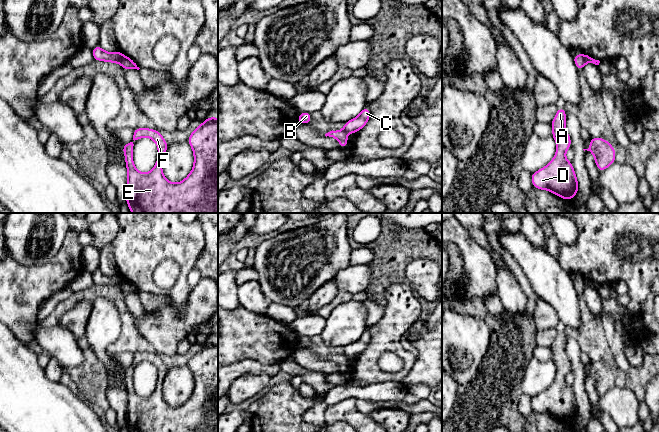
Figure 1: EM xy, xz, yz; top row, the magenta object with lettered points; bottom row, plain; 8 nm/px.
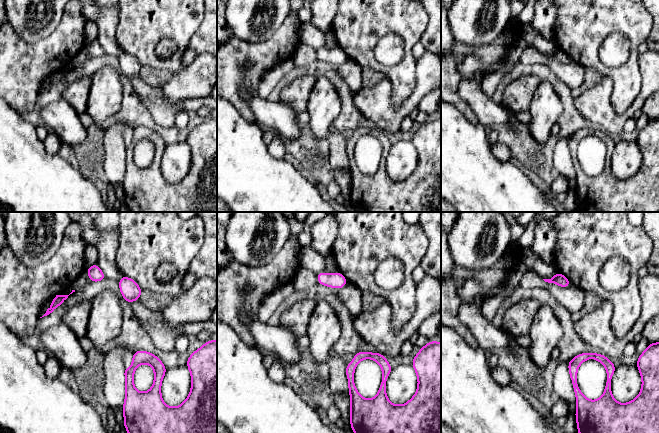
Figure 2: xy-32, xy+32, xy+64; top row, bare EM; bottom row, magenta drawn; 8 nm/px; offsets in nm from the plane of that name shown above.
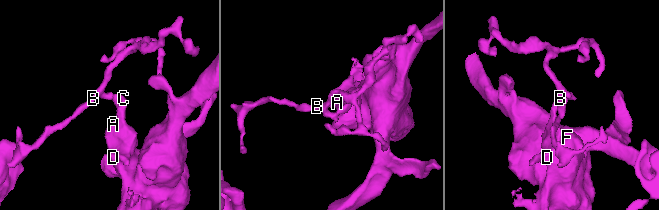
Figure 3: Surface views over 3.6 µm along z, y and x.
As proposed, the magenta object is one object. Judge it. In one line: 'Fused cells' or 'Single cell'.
Fused cells

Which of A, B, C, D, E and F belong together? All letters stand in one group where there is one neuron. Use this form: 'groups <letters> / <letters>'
groups A C D E F / B

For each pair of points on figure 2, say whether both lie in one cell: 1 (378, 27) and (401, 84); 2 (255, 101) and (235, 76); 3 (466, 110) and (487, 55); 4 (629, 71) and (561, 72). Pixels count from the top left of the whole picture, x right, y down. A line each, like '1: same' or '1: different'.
1: same
2: different
3: same
4: different

